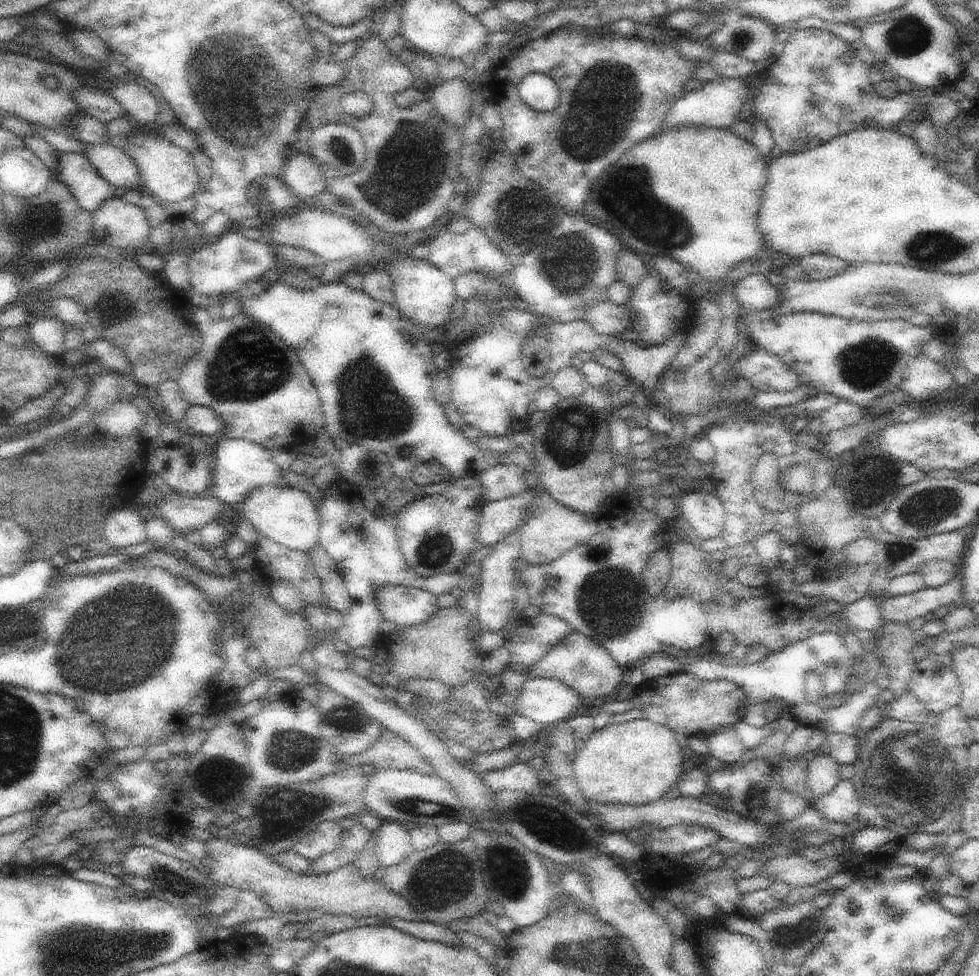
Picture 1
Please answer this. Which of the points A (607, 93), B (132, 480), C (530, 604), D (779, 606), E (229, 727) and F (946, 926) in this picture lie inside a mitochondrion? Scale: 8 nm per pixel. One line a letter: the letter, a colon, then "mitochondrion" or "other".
A: mitochondrion
B: other
C: other
D: other
E: other
F: other

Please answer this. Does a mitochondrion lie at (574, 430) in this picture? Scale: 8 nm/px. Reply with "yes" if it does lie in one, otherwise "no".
yes

